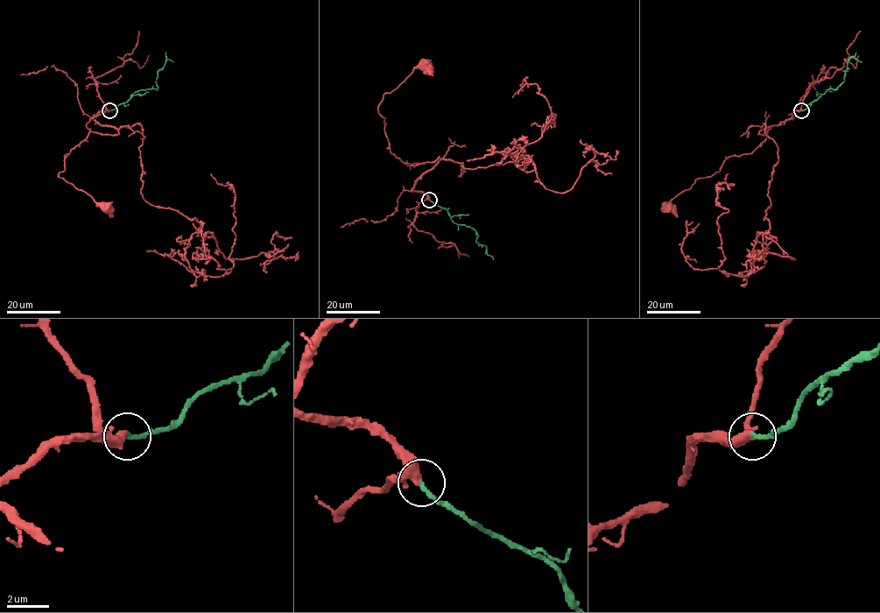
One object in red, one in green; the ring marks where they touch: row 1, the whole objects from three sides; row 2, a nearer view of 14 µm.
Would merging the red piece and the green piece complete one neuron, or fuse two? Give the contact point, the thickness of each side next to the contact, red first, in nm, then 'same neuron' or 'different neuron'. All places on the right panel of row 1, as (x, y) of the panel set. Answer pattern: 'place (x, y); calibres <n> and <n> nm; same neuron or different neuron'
place (801, 110); calibres 340 and 220 nm; same neuron

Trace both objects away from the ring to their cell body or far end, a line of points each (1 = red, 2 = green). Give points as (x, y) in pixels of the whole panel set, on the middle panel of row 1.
1: (429, 199), (412, 188), (438, 158), (414, 165), (397, 158), (378, 109), (384, 93), (414, 68), (425, 66)
2: (429, 199), (445, 208), (454, 222), (475, 231), (478, 236), (475, 243), (484, 245), (487, 253), (493, 259)

